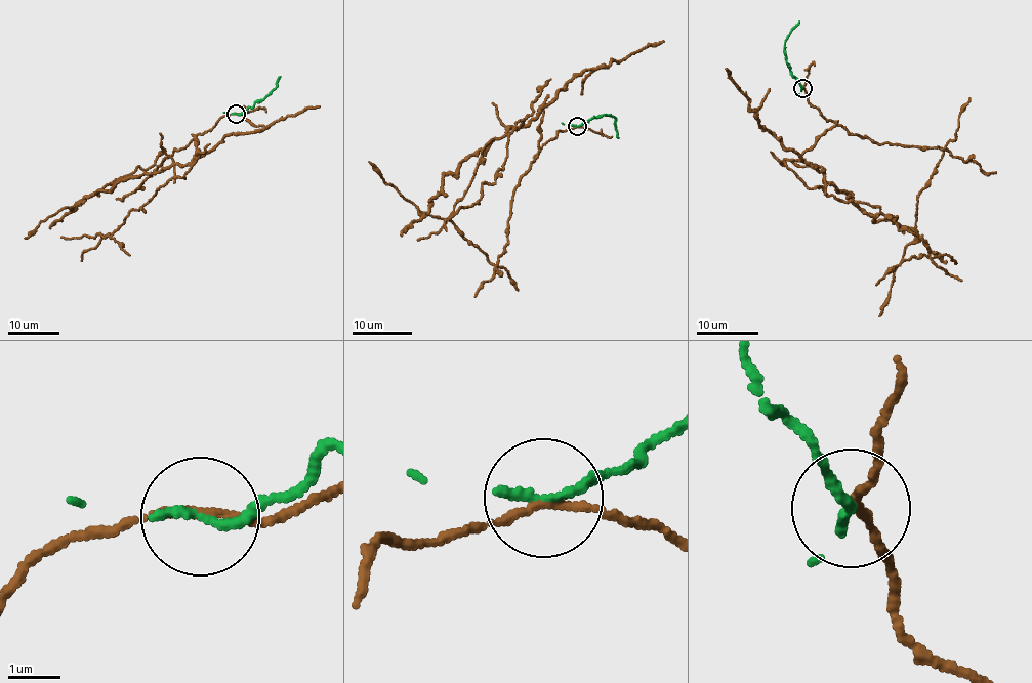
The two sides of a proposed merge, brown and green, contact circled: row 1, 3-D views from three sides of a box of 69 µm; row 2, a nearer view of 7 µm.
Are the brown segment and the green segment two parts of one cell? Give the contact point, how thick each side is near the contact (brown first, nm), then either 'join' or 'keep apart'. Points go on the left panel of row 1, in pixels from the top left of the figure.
place (236, 114); calibres 150 and 200 nm; keep apart

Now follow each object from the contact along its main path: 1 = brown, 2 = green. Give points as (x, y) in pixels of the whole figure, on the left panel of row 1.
1: (237, 114), (196, 137), (199, 151), (190, 164), (135, 176), (81, 202), (139, 166), (148, 169), (165, 150)
2: (237, 114), (242, 114), (260, 102), (274, 88), (280, 77)

